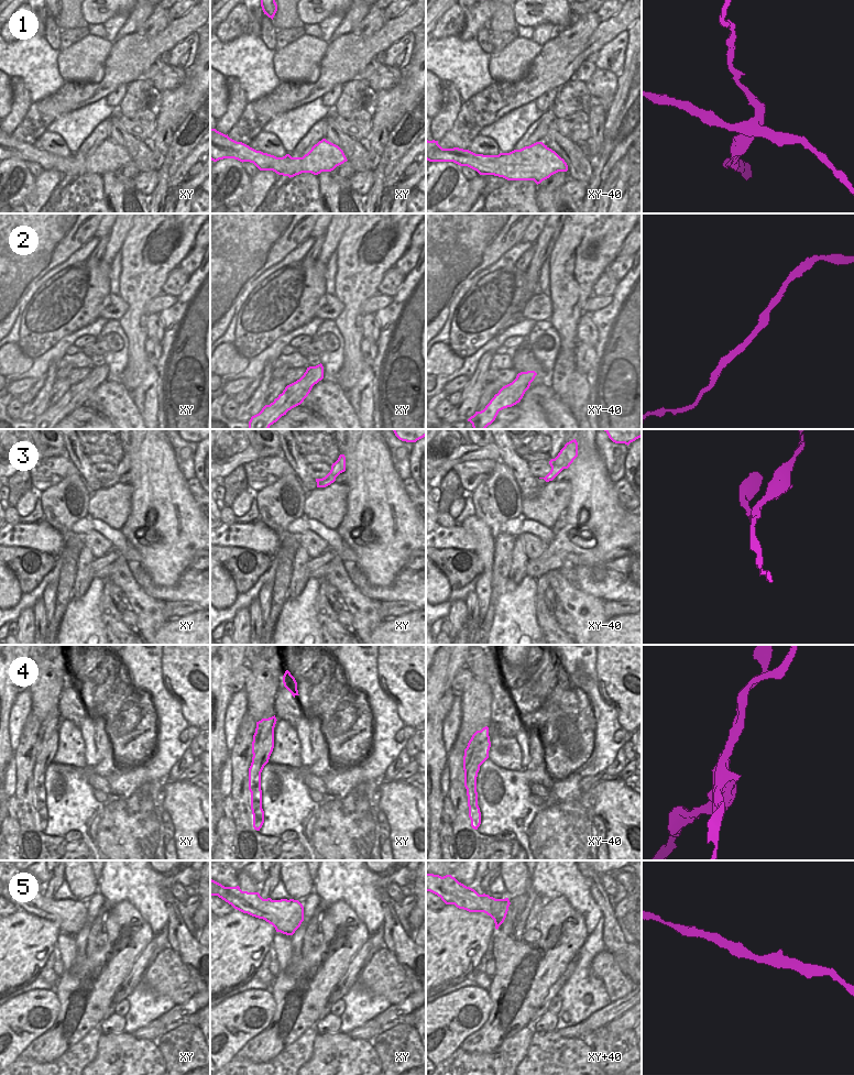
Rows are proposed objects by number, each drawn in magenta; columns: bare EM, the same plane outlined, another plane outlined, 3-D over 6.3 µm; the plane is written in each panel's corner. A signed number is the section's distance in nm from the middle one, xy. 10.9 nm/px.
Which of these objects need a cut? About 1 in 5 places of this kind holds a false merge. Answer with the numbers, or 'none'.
1, 4.

